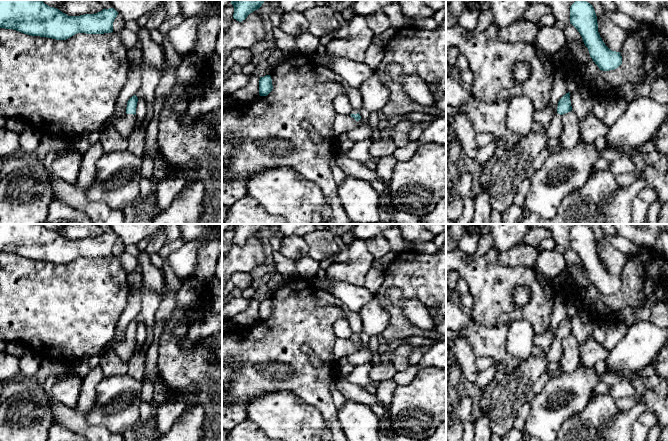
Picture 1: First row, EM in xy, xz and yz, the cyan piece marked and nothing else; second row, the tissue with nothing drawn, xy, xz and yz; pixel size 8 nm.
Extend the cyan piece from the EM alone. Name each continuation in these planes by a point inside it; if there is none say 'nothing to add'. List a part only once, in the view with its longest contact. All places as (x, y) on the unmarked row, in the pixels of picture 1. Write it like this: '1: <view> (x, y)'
1: xy (124, 349)

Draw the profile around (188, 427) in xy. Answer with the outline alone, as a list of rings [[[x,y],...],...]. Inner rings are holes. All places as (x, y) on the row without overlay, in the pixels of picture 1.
[[[200,405],[186,409],[174,422],[170,431],[157,441],[201,441],[205,411]]]

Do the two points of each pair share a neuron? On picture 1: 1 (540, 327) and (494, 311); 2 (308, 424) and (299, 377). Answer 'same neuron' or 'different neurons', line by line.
1: same neuron
2: different neurons

